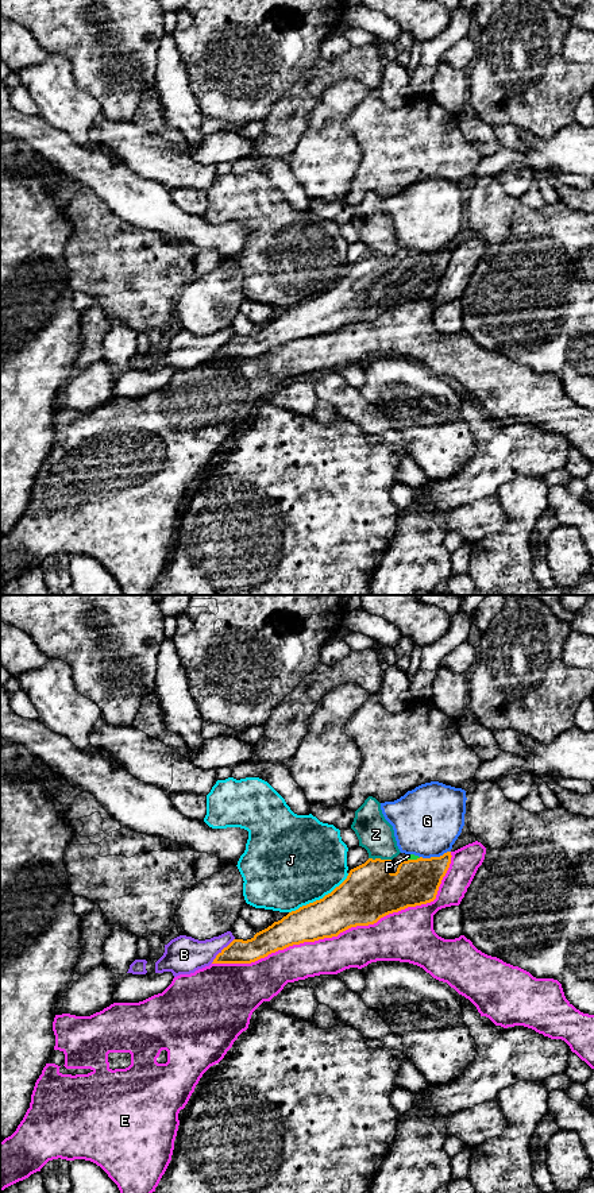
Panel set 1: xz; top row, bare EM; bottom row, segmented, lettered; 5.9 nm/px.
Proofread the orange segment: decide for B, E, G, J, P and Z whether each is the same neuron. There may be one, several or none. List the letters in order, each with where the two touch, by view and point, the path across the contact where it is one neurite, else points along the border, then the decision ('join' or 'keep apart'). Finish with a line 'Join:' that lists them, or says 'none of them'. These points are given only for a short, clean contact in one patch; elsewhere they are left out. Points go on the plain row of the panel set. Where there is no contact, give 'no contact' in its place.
B: xz (222, 346) | keep apart
E: xz (346, 324) | keep apart
G: xz (435, 253) | keep apart
J: xz (320, 294) | keep apart
P: xz (413, 255) | across xz (416, 277), (413, 255), (408, 251) | join
Z: xz (380, 254) | along xz (369, 253), (390, 255) | keep apart
Join: P

